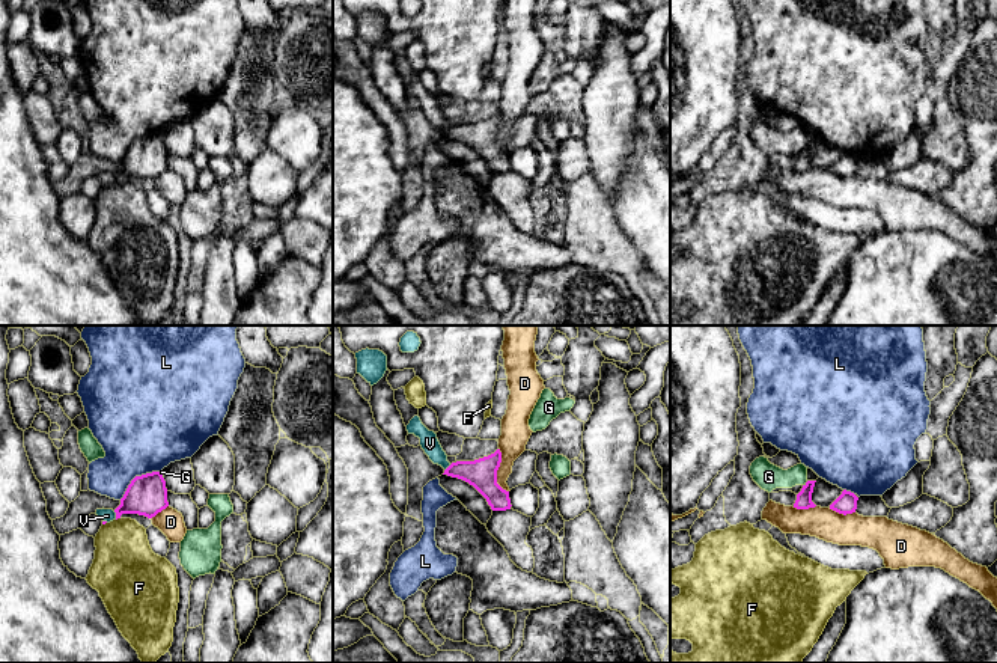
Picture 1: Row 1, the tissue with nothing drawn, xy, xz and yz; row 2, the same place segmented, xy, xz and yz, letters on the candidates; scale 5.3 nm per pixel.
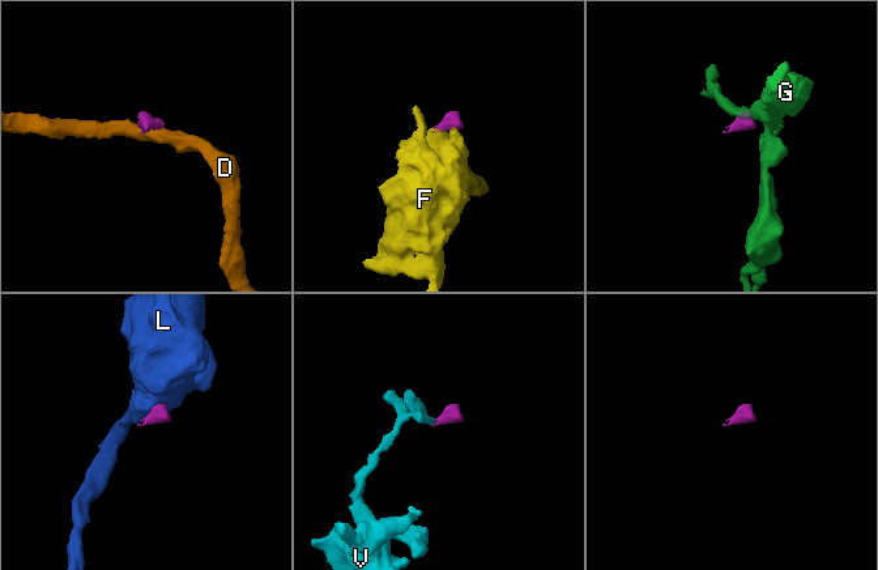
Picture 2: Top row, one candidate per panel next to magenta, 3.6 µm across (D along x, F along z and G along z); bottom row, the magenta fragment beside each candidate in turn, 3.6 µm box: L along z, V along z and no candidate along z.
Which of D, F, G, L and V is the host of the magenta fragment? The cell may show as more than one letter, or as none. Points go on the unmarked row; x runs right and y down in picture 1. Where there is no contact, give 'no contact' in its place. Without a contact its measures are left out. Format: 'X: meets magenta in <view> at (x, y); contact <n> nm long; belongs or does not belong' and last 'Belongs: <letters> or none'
D: meets magenta in xz at (497, 131); contact 240 nm long; does not belong
F: meets magenta in xy at (118, 180); contact 30 nm long; does not belong
G: meets magenta in yz at (806, 146); contact 40 nm long; does not belong
L: meets magenta in xy at (136, 139); contact 260 nm long; does not belong
V: meets magenta in xy at (116, 178); contact 50 nm long; belongs
Belongs: V

